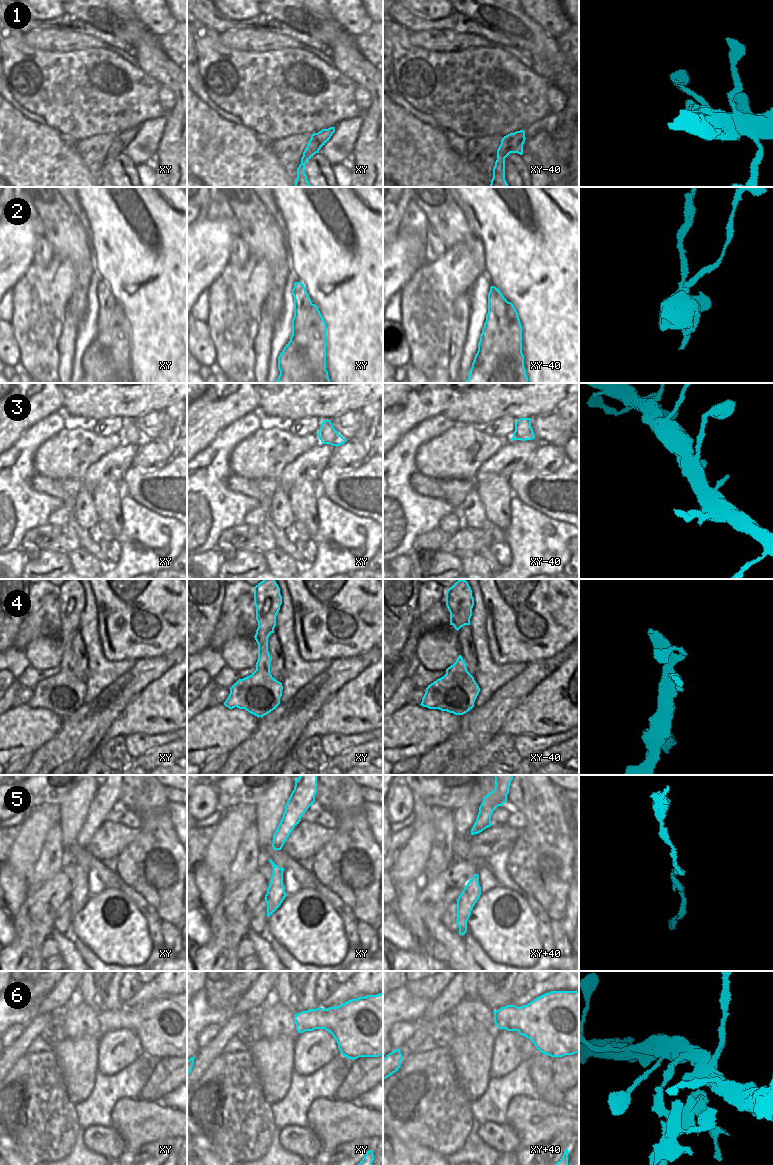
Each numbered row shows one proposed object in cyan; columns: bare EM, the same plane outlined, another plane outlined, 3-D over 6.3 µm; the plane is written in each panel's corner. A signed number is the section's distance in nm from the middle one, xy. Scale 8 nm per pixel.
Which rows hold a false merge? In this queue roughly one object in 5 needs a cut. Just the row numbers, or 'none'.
2, 6

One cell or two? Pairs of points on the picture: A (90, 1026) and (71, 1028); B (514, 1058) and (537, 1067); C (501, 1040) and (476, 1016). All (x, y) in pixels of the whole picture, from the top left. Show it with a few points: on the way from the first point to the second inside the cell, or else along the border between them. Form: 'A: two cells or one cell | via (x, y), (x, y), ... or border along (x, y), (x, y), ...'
A: one cell | via (85, 1027), (76, 1027)
B: two cells | border along (517, 1037), (516, 1046), (524, 1060)
C: two cells | border along (507, 1030), (497, 1030), (495, 1032)

